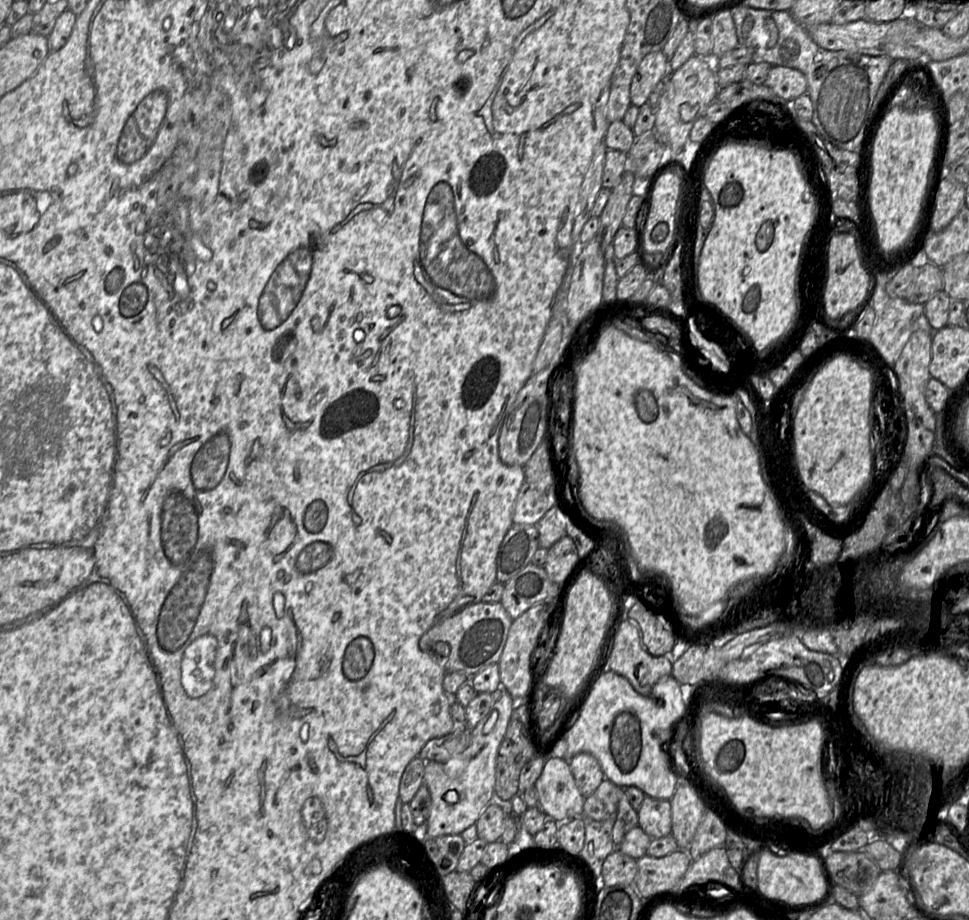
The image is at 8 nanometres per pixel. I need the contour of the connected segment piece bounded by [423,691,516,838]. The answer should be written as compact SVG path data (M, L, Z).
M506 691L494 702L489 713L471 730L471 741L460 756L425 761L423 785L431 797L426 835L436 838L460 835L476 824L484 809L494 801L496 759L516 702Z

